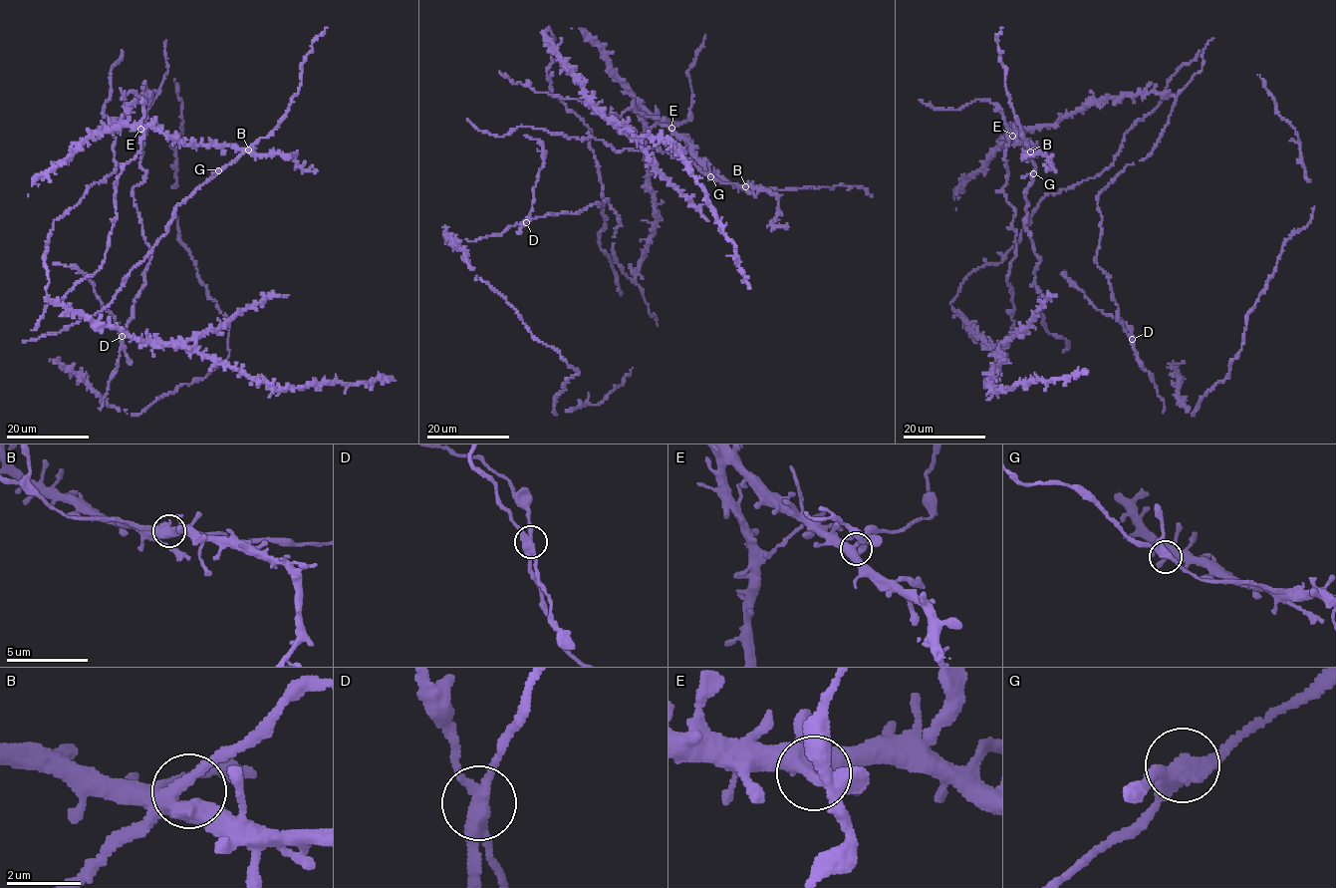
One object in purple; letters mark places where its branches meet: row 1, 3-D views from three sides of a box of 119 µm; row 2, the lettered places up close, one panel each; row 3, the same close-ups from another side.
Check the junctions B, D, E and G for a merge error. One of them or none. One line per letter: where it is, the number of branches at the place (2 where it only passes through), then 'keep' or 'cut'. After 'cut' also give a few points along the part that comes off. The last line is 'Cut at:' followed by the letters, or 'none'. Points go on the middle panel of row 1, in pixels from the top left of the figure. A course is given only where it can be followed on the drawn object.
B: at (745, 186); 4 branches meet; keep
D: at (526, 222); 4 branches meet; cut; foreign part runs (526, 222), (545, 155), (538, 141), (525, 135)
E: at (671, 128); 4 branches meet; keep
G: at (710, 176); 3 branches meet; keep
Cut at: D

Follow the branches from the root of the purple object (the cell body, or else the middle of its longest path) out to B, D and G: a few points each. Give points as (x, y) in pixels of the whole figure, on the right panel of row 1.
B: (1101, 191), (1152, 151), (1176, 101), (1170, 94), (1097, 100), (1052, 125), (1014, 128), (1030, 151)
D: (1101, 191), (1097, 201), (1102, 233), (1095, 262), (1107, 275), (1111, 297), (1117, 306), (1117, 318), (1132, 340)
G: (1101, 191), (1152, 151), (1176, 101), (1170, 94), (1097, 100), (1052, 125), (1014, 128), (1035, 148), (1033, 173)

